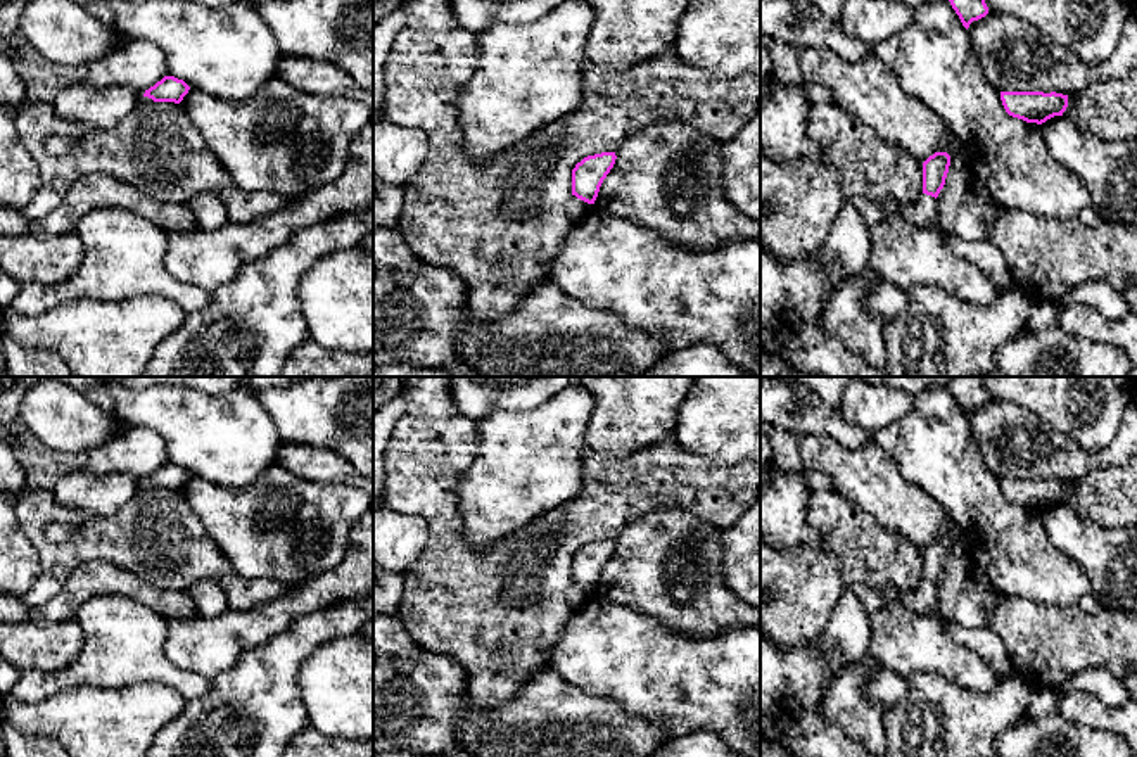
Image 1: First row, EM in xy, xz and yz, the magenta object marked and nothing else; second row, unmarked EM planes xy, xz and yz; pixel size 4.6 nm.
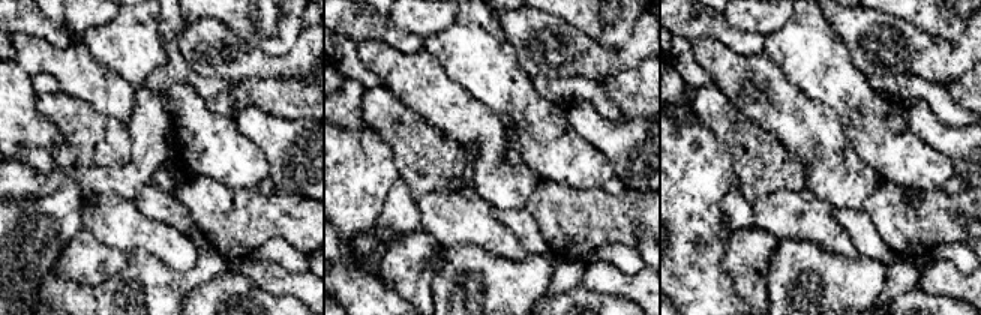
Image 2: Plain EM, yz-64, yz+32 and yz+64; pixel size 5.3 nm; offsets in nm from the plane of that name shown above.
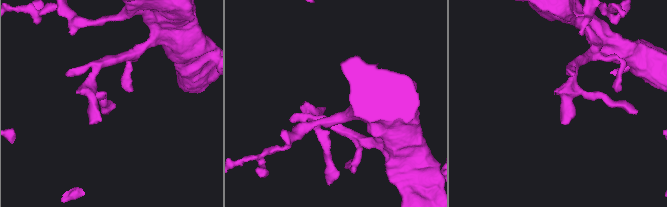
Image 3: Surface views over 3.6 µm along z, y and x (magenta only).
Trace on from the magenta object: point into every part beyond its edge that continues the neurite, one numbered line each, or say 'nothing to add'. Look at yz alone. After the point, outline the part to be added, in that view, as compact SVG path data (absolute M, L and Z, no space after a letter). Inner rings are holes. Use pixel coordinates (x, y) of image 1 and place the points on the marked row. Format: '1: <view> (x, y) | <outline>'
1: yz (923, 211) | M921 194L914 202L888 204L888 219L902 218L912 225L937 225L937 199L926 194Z

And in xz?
nothing to add

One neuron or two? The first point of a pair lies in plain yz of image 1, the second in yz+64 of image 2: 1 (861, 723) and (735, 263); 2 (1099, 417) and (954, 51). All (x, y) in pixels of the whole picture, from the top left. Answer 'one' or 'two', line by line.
1: one
2: two

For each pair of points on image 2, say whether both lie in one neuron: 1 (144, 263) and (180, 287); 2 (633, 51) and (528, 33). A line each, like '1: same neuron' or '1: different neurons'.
1: same neuron
2: same neuron

